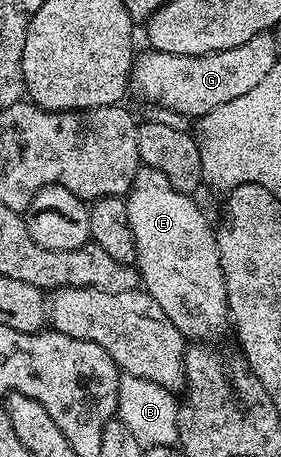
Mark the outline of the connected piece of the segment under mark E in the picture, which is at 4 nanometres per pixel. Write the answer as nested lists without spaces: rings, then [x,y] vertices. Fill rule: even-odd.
[[[142,167],[137,170],[133,185],[129,188],[129,192],[125,197],[125,206],[127,207],[127,219],[131,223],[131,235],[135,239],[135,251],[137,252],[137,259],[135,268],[139,274],[140,284],[143,286],[144,292],[151,295],[151,299],[155,299],[155,303],[159,303],[159,307],[163,307],[163,312],[166,313],[167,319],[171,319],[171,323],[175,323],[175,327],[180,331],[182,337],[188,339],[193,343],[205,343],[213,337],[216,333],[221,333],[231,325],[231,318],[229,316],[229,300],[227,299],[227,287],[223,279],[223,267],[219,259],[219,247],[217,246],[217,234],[215,232],[215,225],[205,218],[205,213],[199,206],[193,202],[194,198],[190,194],[183,191],[175,191],[175,187],[171,187],[171,183],[167,183],[167,177],[161,171],[155,171],[148,167]]]

